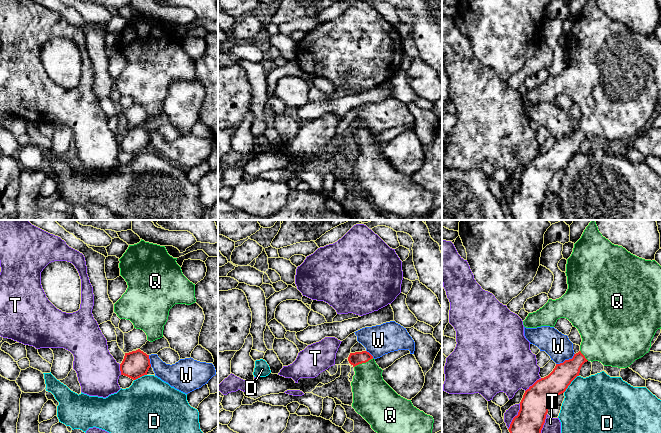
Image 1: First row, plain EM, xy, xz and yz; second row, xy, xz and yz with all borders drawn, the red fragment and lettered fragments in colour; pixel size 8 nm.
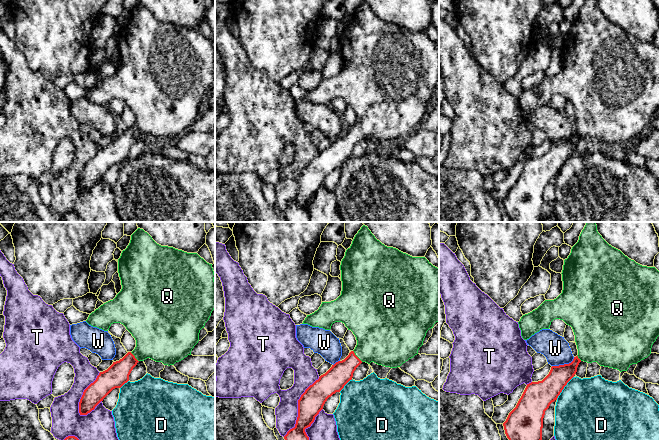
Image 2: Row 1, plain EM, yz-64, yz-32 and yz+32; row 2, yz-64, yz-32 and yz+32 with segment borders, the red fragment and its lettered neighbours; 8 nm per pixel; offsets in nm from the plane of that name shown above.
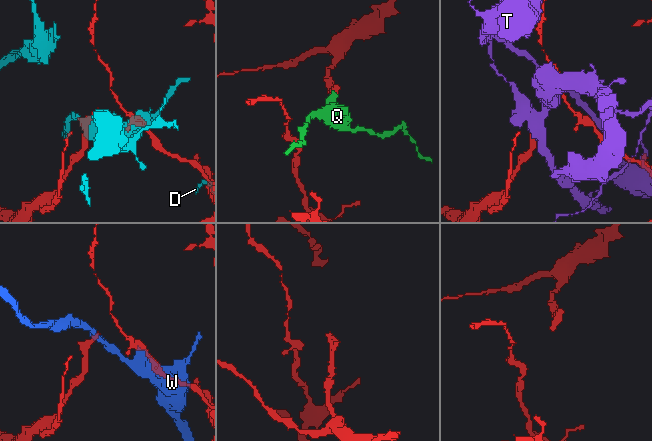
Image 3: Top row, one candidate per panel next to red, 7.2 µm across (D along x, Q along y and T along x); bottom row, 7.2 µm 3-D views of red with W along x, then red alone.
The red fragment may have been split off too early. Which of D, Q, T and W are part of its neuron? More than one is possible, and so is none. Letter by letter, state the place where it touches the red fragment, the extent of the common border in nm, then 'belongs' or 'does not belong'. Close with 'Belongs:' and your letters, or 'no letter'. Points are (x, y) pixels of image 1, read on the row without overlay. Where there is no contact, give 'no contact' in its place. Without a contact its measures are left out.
D: meets red in yz at (570, 159); contact 190 nm long; does not belong
Q: meets red in xz at (363, 138); contact 180 nm long; belongs
T: meets red in yz at (515, 192); contact 240 nm long; does not belong
W: meets red in yz at (566, 136); contact 180 nm long; does not belong
Belongs: Q

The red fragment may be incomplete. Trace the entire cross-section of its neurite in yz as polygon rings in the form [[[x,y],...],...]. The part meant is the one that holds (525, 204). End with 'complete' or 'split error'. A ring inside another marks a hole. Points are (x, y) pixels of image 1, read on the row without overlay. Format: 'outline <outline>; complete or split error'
outline [[[589,0],[574,20],[573,28],[567,35],[565,49],[568,60],[566,69],[559,75],[549,75],[542,84],[529,89],[523,101],[526,104],[554,103],[558,95],[566,94],[581,111],[580,127],[572,135],[556,140],[548,152],[537,156],[525,167],[518,191],[513,194],[508,205],[514,220],[540,220],[541,206],[549,182],[579,152],[585,138],[599,137],[604,142],[627,144],[650,127],[651,117],[656,107],[661,105],[661,42],[655,36],[639,34],[622,22],[612,20],[602,12],[596,0]]]; split error

